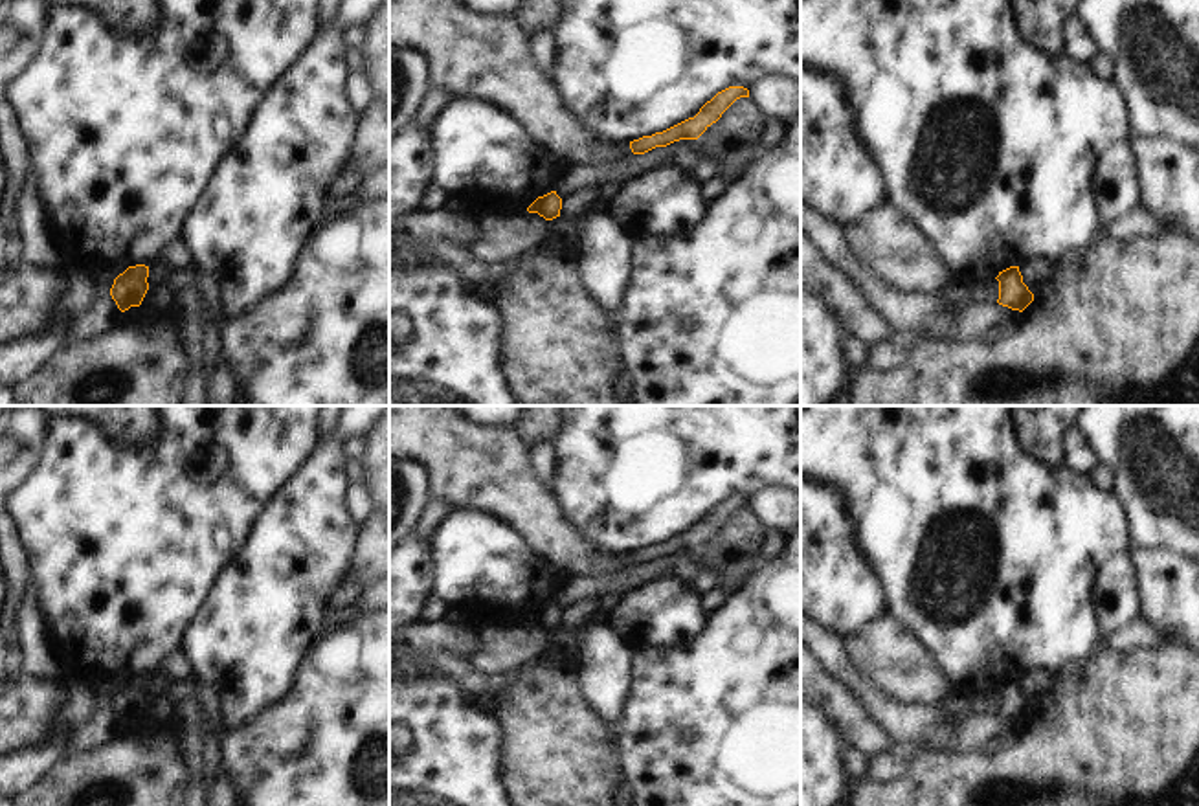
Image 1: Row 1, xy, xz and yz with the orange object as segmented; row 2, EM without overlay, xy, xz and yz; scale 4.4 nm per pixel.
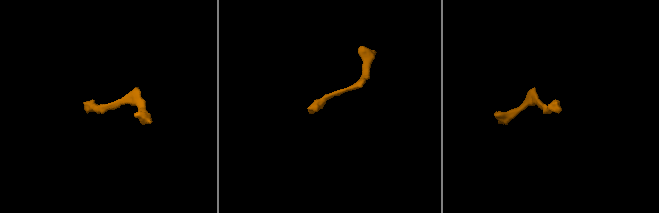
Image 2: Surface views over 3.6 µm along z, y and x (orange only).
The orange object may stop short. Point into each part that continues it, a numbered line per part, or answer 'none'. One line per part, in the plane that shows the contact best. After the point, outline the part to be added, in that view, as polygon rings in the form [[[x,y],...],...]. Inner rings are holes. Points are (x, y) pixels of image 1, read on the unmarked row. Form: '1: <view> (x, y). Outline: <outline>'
none.

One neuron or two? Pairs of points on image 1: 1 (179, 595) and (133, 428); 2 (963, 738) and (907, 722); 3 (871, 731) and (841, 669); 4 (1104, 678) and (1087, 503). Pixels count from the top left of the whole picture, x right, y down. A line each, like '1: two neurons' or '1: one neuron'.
1: two neurons
2: one neuron
3: two neurons
4: two neurons

